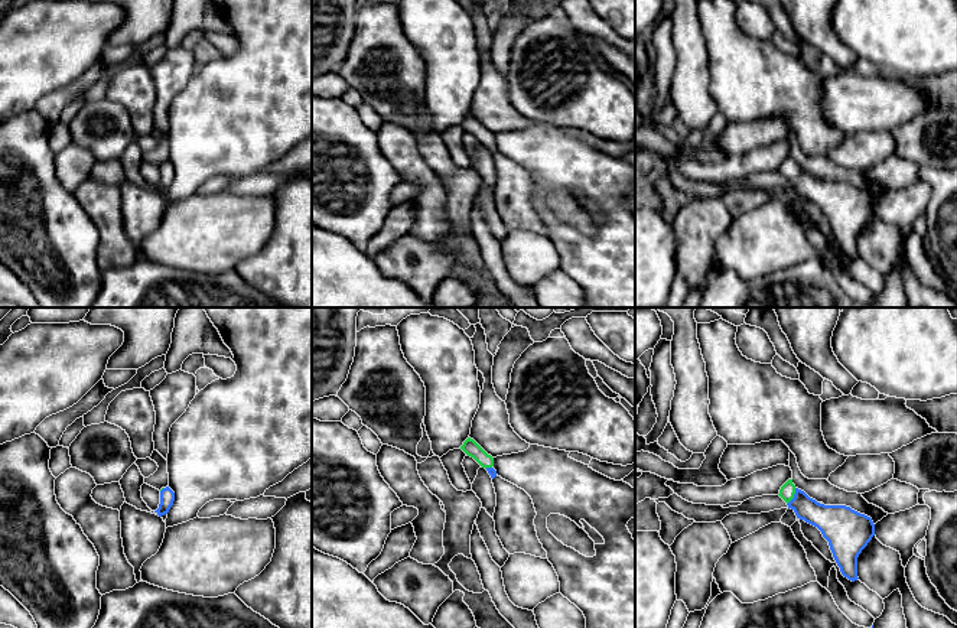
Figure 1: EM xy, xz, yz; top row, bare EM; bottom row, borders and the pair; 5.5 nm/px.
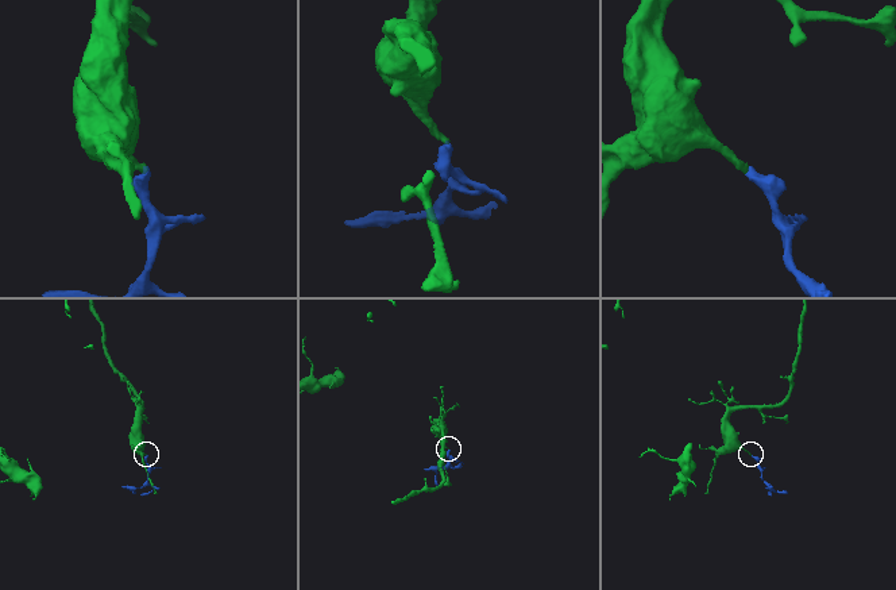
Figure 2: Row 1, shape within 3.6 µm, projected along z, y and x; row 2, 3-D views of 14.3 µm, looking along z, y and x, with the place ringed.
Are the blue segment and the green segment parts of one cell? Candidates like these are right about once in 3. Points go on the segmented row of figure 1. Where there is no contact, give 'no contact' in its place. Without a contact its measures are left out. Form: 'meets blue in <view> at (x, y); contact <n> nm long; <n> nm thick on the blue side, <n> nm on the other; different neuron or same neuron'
meets blue in yz at (794, 497); contact 110 nm long; 180 nm thick on the blue side, 90 nm on the other; same neuron

